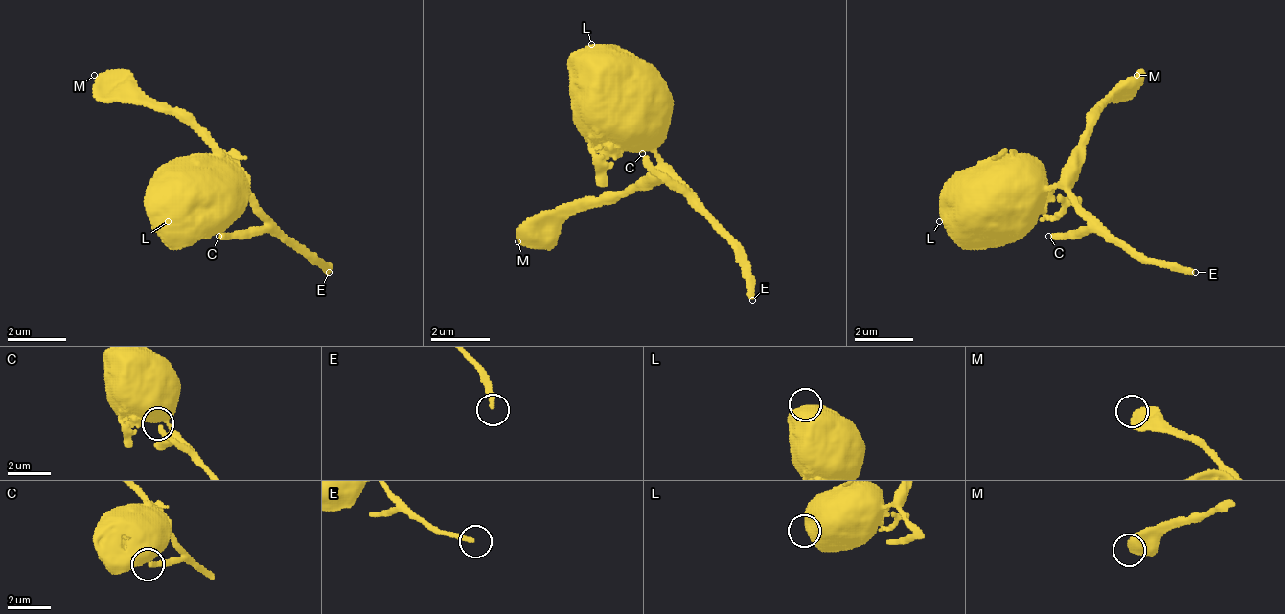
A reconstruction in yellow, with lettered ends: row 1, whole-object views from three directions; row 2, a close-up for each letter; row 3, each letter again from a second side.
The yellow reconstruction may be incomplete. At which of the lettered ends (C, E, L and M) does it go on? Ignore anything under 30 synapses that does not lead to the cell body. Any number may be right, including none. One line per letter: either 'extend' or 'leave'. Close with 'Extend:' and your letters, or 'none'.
C: leave
E: extend
L: leave
M: leave
Extend: E

